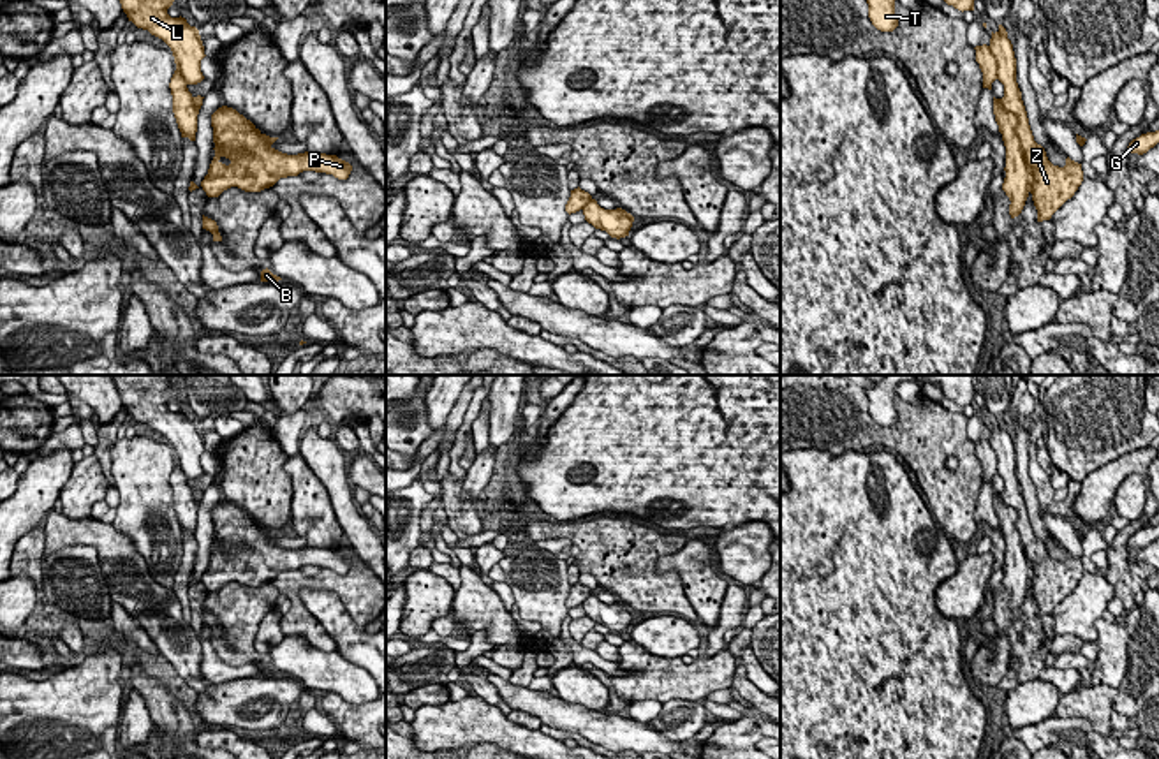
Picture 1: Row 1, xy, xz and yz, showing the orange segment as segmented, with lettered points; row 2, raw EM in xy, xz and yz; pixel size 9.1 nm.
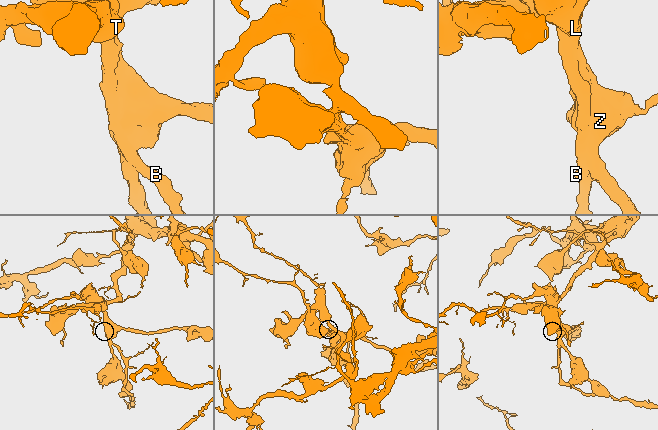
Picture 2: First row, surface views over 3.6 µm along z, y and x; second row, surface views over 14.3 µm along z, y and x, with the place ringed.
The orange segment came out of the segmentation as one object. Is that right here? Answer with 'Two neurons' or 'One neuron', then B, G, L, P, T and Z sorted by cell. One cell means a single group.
Two neurons. Groups: B T / G L P Z

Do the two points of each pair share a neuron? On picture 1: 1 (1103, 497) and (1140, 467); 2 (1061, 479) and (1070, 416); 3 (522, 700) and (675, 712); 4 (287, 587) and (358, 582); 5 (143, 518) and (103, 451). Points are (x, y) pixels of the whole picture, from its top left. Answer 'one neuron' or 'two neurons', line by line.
1: one neuron
2: two neurons
3: two neurons
4: one neuron
5: two neurons

